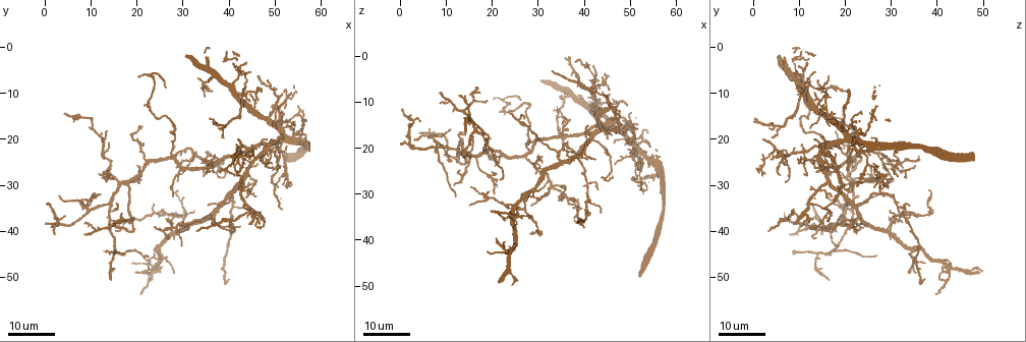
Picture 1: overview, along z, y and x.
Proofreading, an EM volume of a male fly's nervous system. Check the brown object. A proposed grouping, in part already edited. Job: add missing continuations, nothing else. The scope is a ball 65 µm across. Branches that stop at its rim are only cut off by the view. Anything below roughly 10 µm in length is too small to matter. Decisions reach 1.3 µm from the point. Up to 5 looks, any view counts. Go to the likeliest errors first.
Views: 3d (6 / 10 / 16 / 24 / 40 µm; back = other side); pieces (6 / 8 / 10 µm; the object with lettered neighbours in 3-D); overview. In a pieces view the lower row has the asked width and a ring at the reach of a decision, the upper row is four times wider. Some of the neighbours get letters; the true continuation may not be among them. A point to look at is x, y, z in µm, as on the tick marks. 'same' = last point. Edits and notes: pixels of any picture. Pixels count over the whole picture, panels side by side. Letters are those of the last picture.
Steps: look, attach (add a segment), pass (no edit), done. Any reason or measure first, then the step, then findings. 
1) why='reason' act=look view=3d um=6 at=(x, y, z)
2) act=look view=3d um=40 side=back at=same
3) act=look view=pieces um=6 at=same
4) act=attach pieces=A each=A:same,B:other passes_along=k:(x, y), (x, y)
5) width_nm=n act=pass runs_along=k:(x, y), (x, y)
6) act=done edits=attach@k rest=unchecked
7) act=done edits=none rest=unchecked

why='branch stops here' act=look view=3d um=16 at=(19.5, 48.5, 34.0)

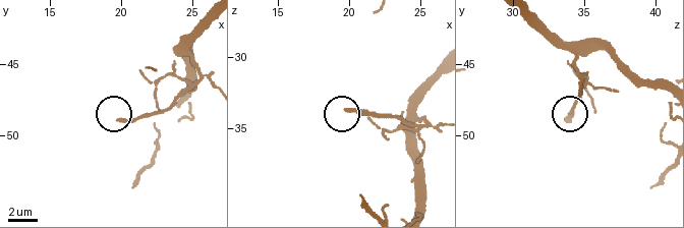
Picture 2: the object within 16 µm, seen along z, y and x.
why='see the neighbours' act=look view=pieces um=10 at=(19.8, 48.8, 33.8)

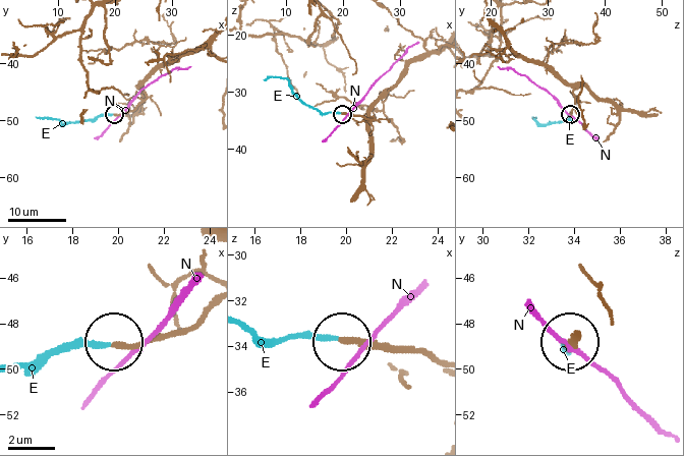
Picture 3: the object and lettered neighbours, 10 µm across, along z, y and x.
width_nm=220 act=attach pieces=E each=E:same,N:other found='the neuron continues'

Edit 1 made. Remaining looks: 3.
act=look view=3d um=16 at=(16.5, 36.0, 7.0)

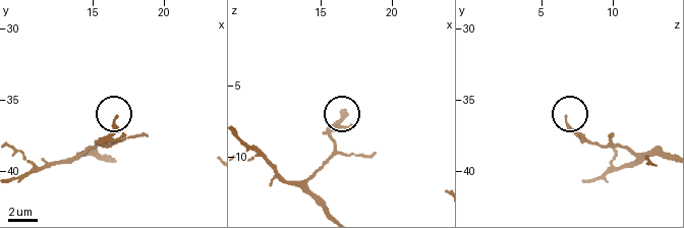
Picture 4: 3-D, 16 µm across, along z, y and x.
why='see the neighbours' act=look view=pieces um=6 at=(16.6, 36.4, 6.8)

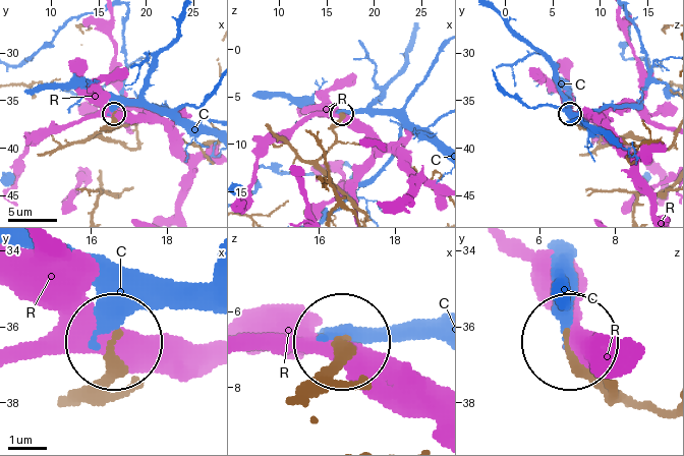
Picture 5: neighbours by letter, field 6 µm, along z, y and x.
width_nm=200 act=pass each=C:other,R:other runs_along=5:(86, 395), (115, 343) found='no lettered segment goes on from it'

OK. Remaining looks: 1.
act=done edits=attach@3 rest=unchecked

